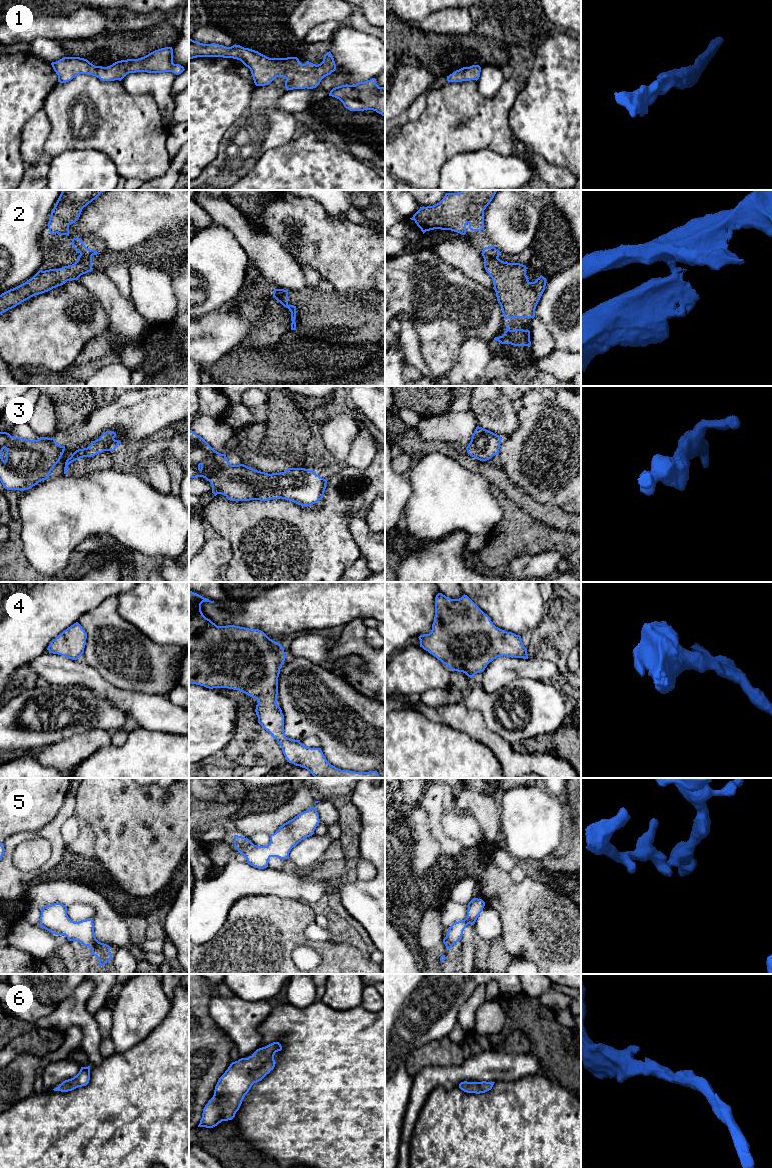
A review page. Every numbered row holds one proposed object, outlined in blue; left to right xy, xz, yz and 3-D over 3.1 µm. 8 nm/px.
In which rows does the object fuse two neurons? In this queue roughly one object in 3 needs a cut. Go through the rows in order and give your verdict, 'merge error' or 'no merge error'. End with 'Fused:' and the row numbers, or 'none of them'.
1: no merge error
2: merge error
3: no merge error
4: no merge error
5: no merge error
6: no merge error
Fused: 2

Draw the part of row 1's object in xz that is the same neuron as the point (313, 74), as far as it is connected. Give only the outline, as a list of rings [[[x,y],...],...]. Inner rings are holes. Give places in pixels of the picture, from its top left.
[[[189,39],[189,60],[197,57],[223,57],[240,60],[251,71],[256,86],[269,85],[276,77],[284,77],[286,90],[293,89],[313,89],[321,80],[336,70],[336,64],[331,52],[324,54],[323,61],[316,65],[309,61],[302,64],[297,57],[269,58],[258,51],[244,48],[240,45],[226,47],[216,43],[203,44]]]

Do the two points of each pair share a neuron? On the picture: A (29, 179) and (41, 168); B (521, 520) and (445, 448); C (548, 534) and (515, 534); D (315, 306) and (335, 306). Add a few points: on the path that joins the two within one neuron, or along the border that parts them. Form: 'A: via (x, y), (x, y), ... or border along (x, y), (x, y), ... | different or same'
A: via (32, 177), (38, 171) | same
B: border along (506, 497), (526, 511) | different
C: via (540, 534), (523, 534) | same
D: via (320, 306), (330, 306) | same

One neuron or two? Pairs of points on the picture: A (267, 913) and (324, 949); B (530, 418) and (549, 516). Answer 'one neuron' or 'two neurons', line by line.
A: one neuron
B: two neurons

